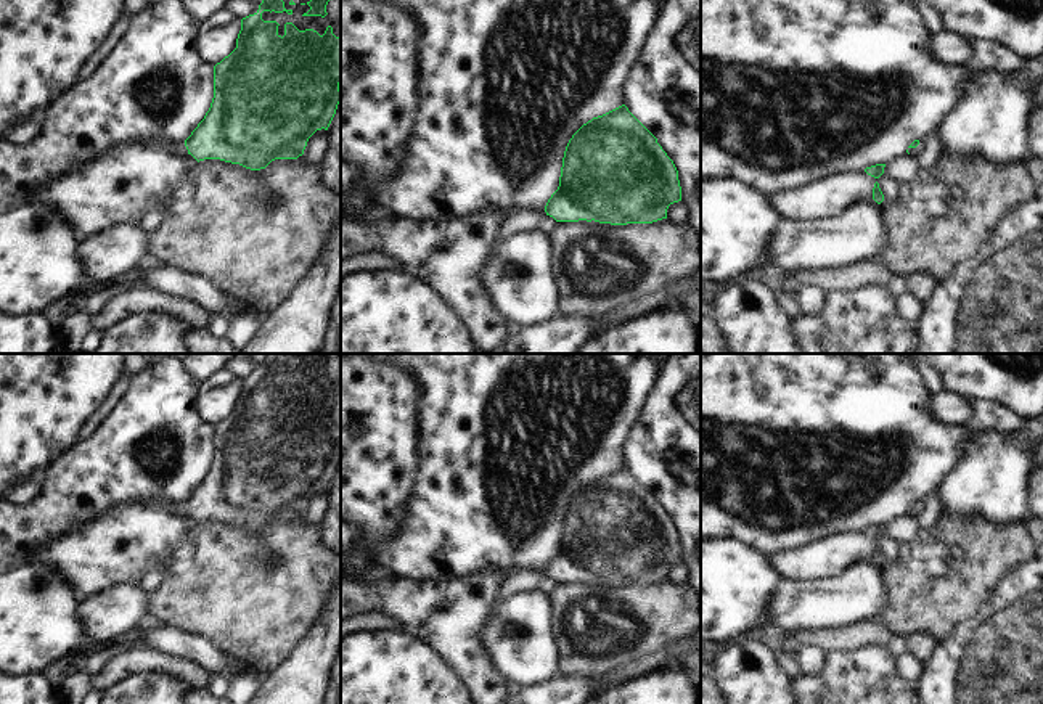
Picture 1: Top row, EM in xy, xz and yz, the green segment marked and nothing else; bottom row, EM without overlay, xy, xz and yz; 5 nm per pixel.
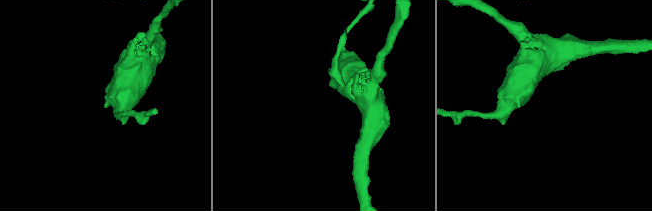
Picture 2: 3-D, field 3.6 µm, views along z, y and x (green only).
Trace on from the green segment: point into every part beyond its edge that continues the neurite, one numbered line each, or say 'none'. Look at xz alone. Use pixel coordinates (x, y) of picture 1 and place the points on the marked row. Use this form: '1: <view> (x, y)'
1: xz (523, 217)

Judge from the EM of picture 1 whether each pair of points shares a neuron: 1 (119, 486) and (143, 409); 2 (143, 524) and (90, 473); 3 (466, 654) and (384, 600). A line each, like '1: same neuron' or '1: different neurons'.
1: same neuron
2: different neurons
3: same neuron

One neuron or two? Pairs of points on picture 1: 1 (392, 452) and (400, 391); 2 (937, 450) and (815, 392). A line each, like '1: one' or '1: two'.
1: one
2: one

